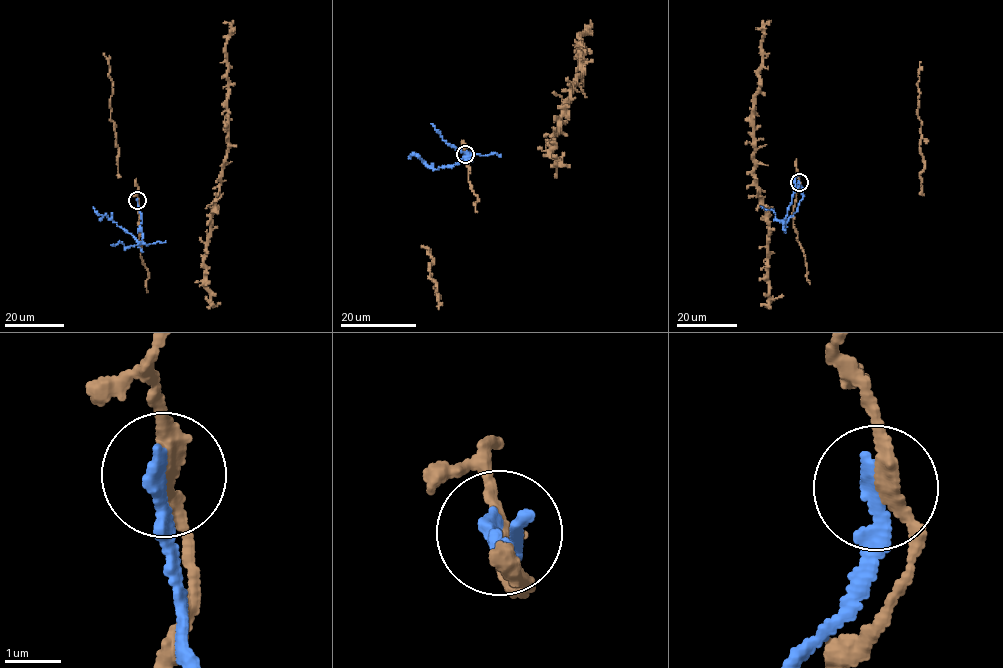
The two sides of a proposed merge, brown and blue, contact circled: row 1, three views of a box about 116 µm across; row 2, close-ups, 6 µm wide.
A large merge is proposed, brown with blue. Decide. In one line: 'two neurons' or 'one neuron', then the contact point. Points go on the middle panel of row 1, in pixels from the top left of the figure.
two neurons; at (465, 154)

